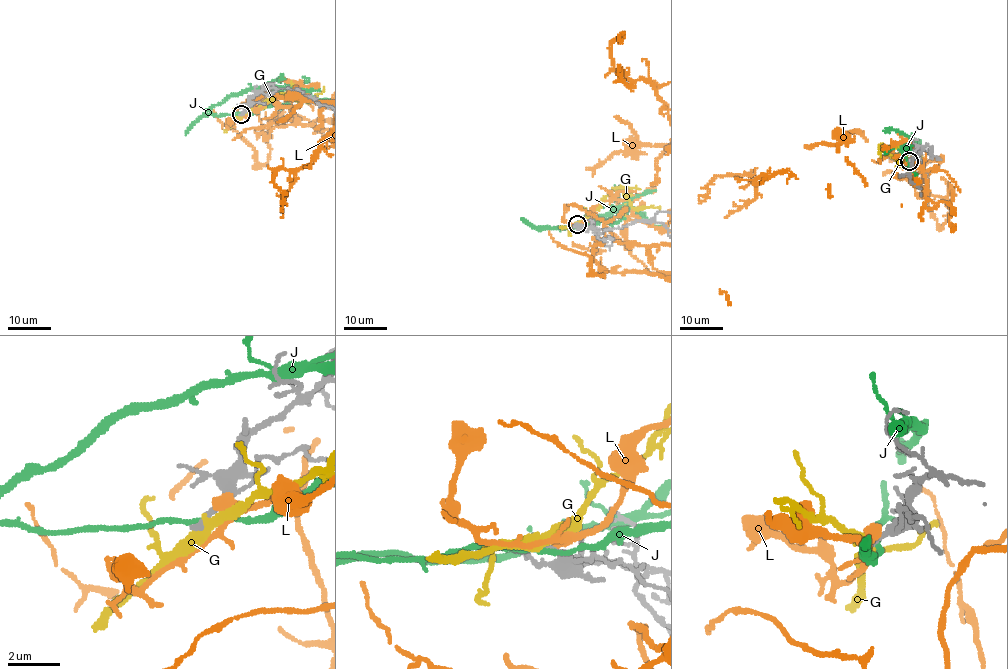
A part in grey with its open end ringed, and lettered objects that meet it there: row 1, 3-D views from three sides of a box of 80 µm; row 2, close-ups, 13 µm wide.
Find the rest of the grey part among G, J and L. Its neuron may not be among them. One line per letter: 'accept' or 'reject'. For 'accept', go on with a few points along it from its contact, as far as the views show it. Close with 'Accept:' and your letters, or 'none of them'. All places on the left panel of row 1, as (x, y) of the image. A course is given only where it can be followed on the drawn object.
G: reject
J: reject
L: reject
Accept: none of them

